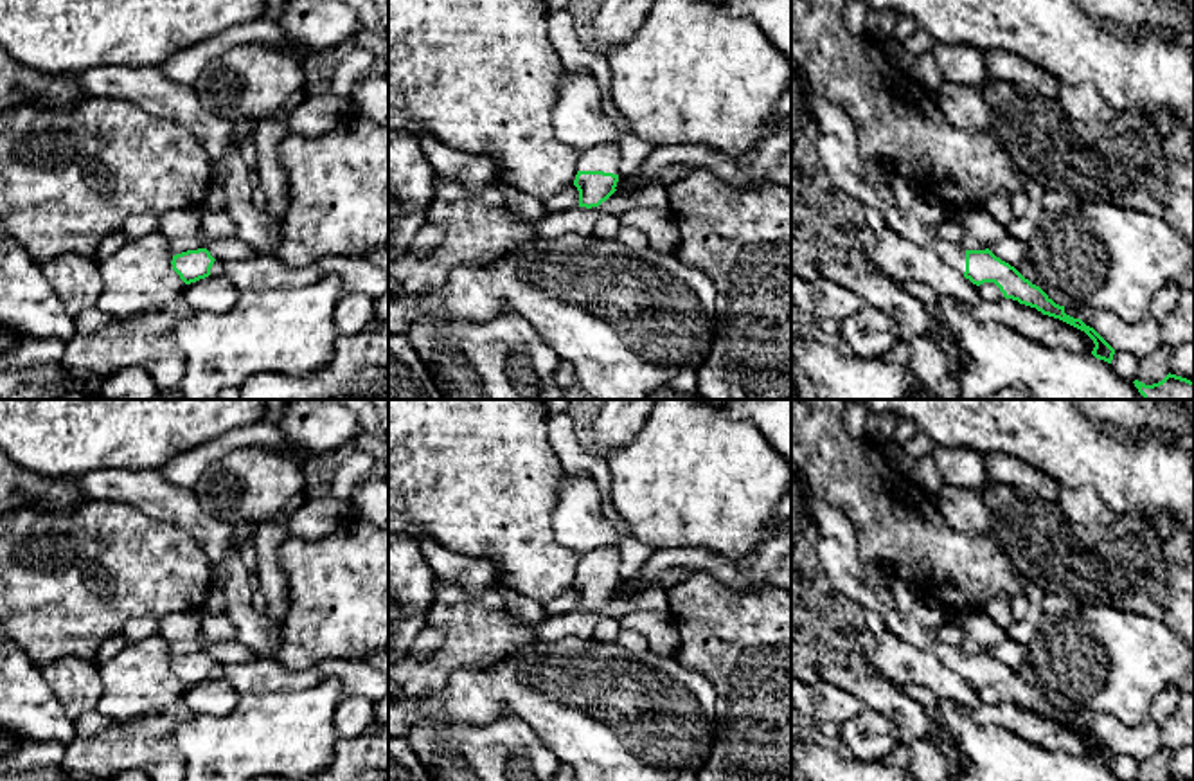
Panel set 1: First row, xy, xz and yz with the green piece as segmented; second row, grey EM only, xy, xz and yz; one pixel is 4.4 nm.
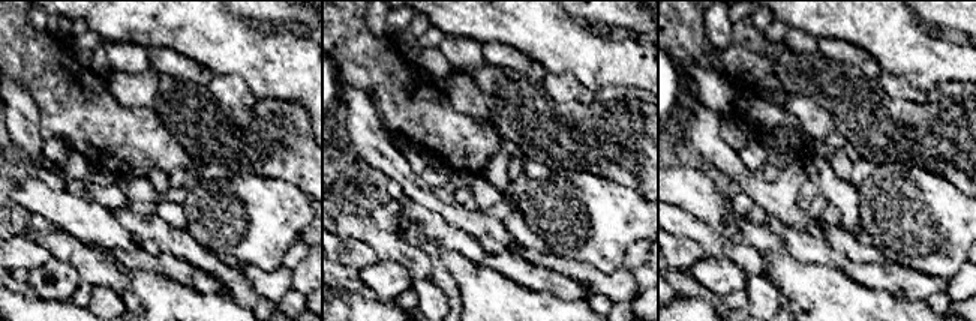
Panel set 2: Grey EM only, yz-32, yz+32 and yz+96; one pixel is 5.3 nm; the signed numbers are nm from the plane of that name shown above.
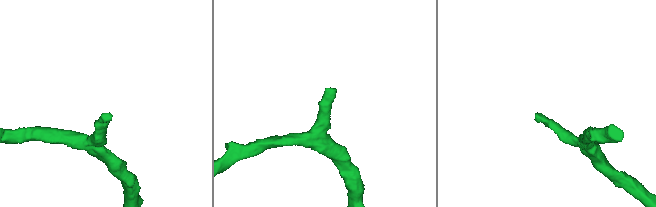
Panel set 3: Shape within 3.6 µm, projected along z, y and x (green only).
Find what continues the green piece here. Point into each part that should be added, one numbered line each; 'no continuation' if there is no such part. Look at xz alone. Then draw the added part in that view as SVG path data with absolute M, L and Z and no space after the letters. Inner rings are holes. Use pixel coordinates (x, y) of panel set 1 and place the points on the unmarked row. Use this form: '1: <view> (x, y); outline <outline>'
1: xz (605, 560); outline M619 545L599 547L581 558L577 574L619 576L620 551Z

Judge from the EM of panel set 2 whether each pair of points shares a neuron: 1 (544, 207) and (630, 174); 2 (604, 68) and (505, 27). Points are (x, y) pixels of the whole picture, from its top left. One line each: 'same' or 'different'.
1: different
2: same

